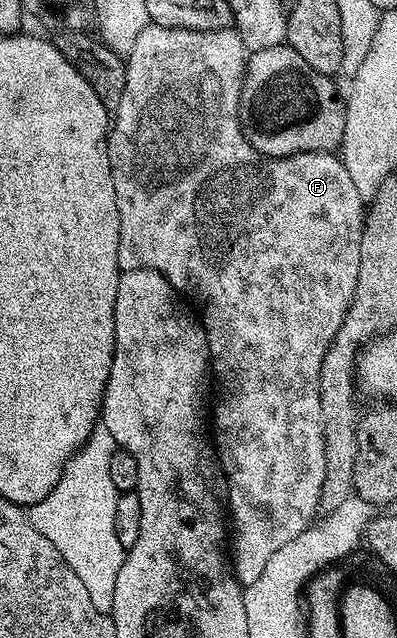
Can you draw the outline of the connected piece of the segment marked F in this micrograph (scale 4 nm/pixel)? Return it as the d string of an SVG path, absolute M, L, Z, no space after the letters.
M147 26L143 33L139 33L135 41L135 49L125 59L125 72L127 81L123 85L123 97L119 97L119 109L112 116L111 126L107 132L109 140L109 160L111 161L111 177L115 181L115 205L119 205L119 265L122 271L131 269L155 269L167 277L167 281L186 300L194 299L197 302L196 310L199 312L199 322L205 329L205 336L209 339L209 358L211 360L211 375L215 380L215 402L211 407L211 438L215 444L215 450L221 469L225 473L227 484L227 511L231 516L231 562L233 574L237 576L242 588L250 587L259 577L263 577L263 569L267 569L267 561L283 545L288 545L299 533L303 533L318 518L321 505L321 490L327 473L327 457L325 456L325 438L323 437L323 425L321 424L321 406L319 405L319 369L323 369L323 357L335 341L335 333L339 333L339 325L343 325L343 319L347 317L347 311L355 297L355 285L359 281L359 257L361 256L361 238L365 228L366 200L355 189L355 181L351 181L351 173L347 173L344 163L336 154L323 151L308 151L298 155L287 157L271 157L259 153L247 141L247 137L241 131L241 118L239 117L239 105L241 104L241 90L245 80L245 65L247 62L247 48L236 30L226 29L223 31L196 31L195 29L179 29L178 27L155 27Z

